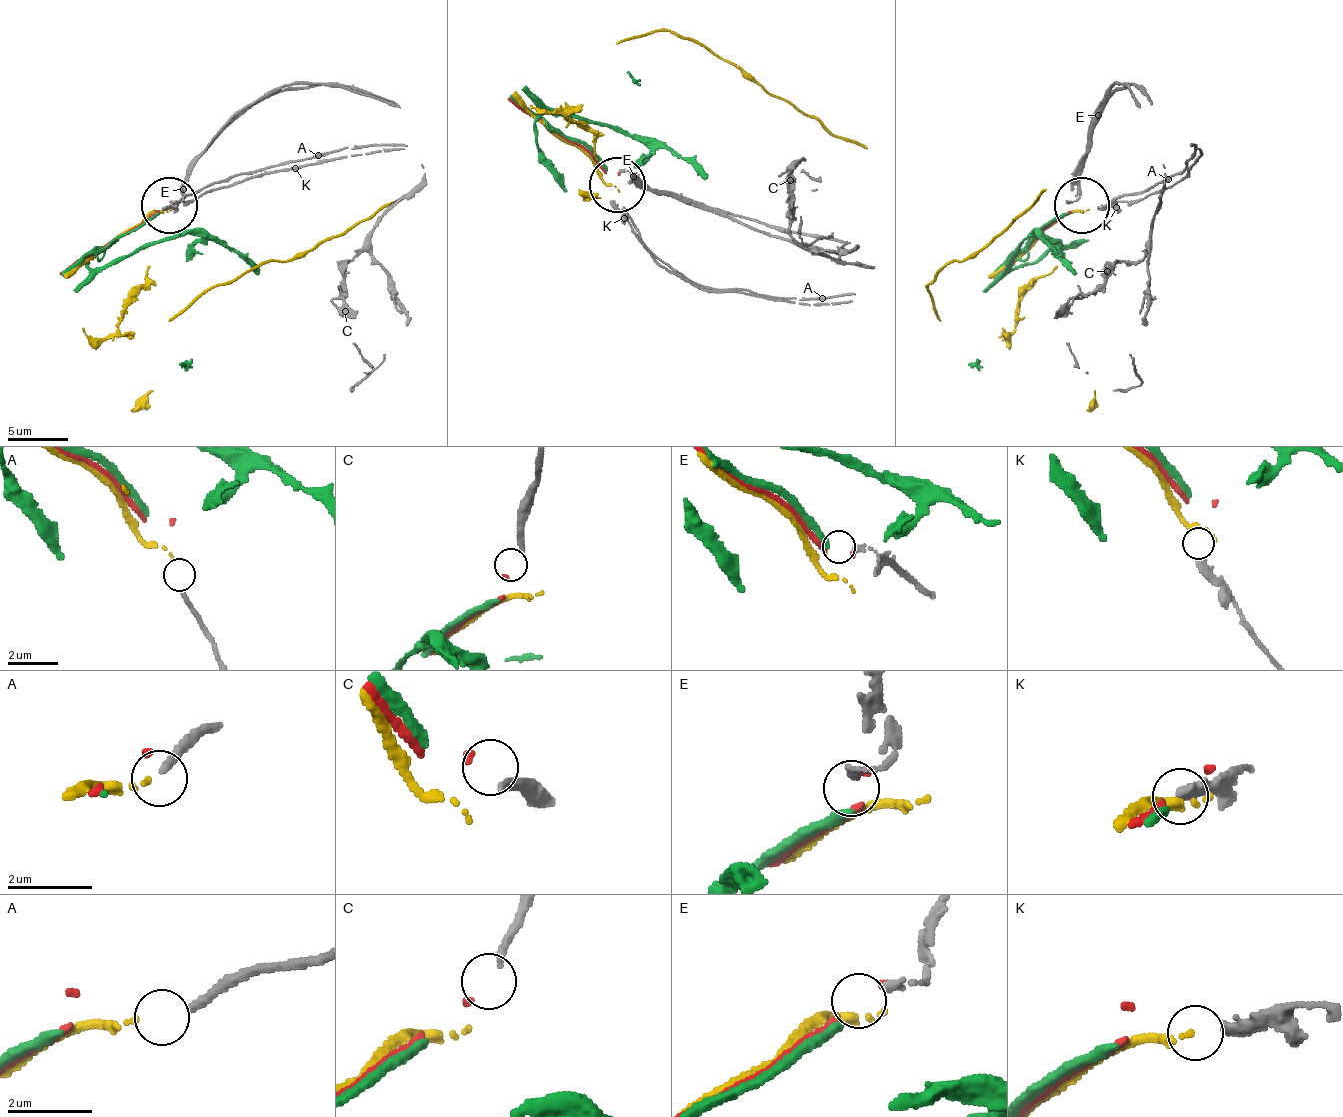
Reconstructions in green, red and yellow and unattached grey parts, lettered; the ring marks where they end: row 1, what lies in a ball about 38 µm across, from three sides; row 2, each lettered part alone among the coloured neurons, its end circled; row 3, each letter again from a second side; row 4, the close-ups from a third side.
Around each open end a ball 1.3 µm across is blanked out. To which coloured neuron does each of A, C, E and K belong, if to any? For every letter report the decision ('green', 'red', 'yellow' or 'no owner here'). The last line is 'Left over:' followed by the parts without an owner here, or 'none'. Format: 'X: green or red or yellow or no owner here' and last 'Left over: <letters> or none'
A: yellow
C: red
E: green
K: no owner here
Left over: K

